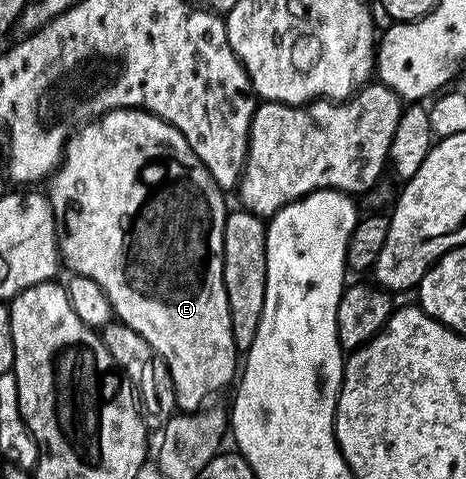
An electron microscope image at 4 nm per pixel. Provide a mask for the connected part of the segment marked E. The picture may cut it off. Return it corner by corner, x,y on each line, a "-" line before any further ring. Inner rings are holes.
128,108
126,110
110,110
96,118
94,122
85,122
67,140
67,147
63,150
63,160
55,173
45,182
45,193
51,210
55,213
58,225
61,227
59,236
59,256
64,267
68,266
71,274
89,276
96,284
101,284
101,292
111,305
111,313
124,326
133,328
153,348
156,358
160,358
169,368
169,376
173,380
175,389
175,405
180,411
194,412
208,401
210,394
230,387
237,378
237,351
233,340
233,328
229,316
229,296
225,292
223,279
223,229
229,213
229,205
224,191
209,176
205,164
189,148
185,136
176,128
156,114
149,114
145,110

